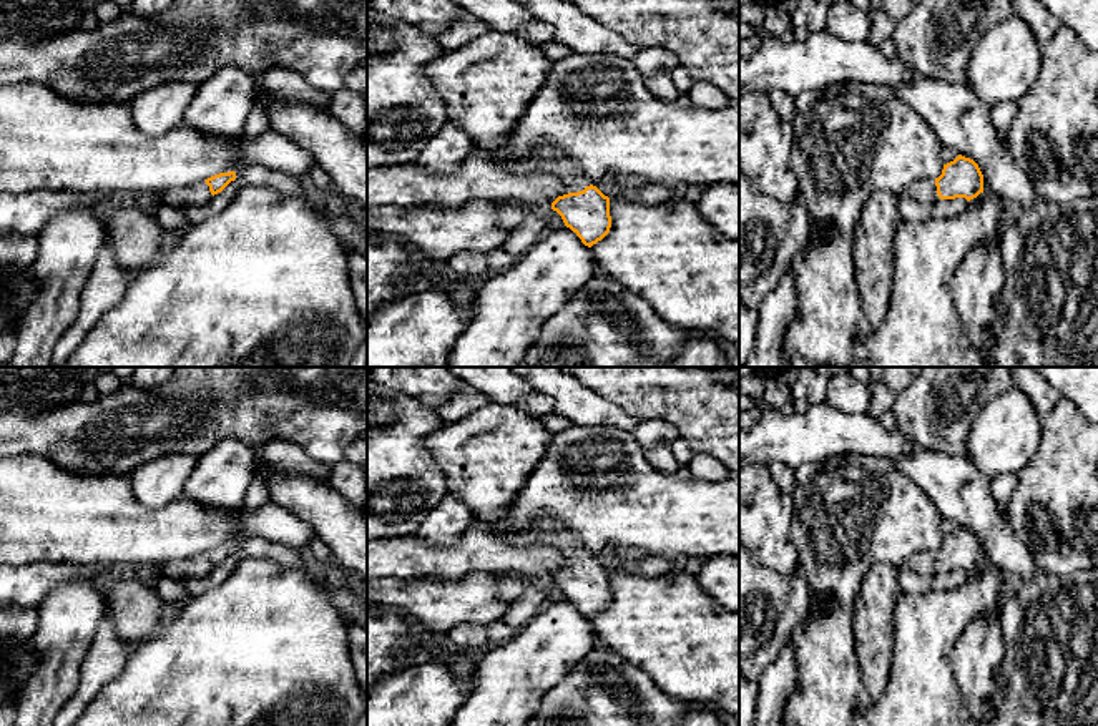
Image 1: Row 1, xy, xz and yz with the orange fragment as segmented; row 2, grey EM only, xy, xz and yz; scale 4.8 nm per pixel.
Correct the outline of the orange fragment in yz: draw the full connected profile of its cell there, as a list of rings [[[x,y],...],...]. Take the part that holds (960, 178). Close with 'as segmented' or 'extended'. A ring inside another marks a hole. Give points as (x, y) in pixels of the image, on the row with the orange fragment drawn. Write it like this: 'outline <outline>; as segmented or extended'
outline [[[962,155],[944,164],[939,178],[919,181],[904,191],[929,208],[939,199],[965,198],[970,201],[980,193],[983,193],[983,174],[973,159]]]; extended

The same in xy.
outline [[[234,171],[219,173],[189,188],[159,193],[156,194],[154,201],[158,204],[176,206],[176,208],[183,208],[188,204],[204,206],[209,203],[209,199],[214,194],[221,193],[234,179],[236,179]]]; extended

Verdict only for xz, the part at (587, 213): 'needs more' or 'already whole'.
needs more

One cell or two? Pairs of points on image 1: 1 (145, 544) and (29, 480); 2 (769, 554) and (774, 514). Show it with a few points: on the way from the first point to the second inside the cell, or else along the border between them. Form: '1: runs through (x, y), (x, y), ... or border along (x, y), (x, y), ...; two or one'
1: runs through (117, 529), (95, 519), (65, 517), (57, 509); one
2: runs through (769, 544), (769, 524); one

